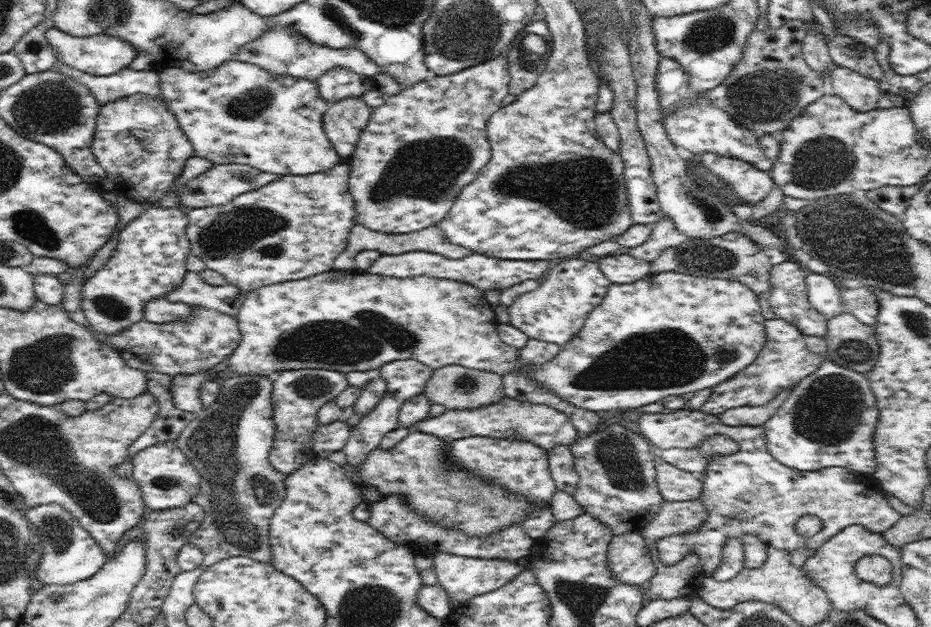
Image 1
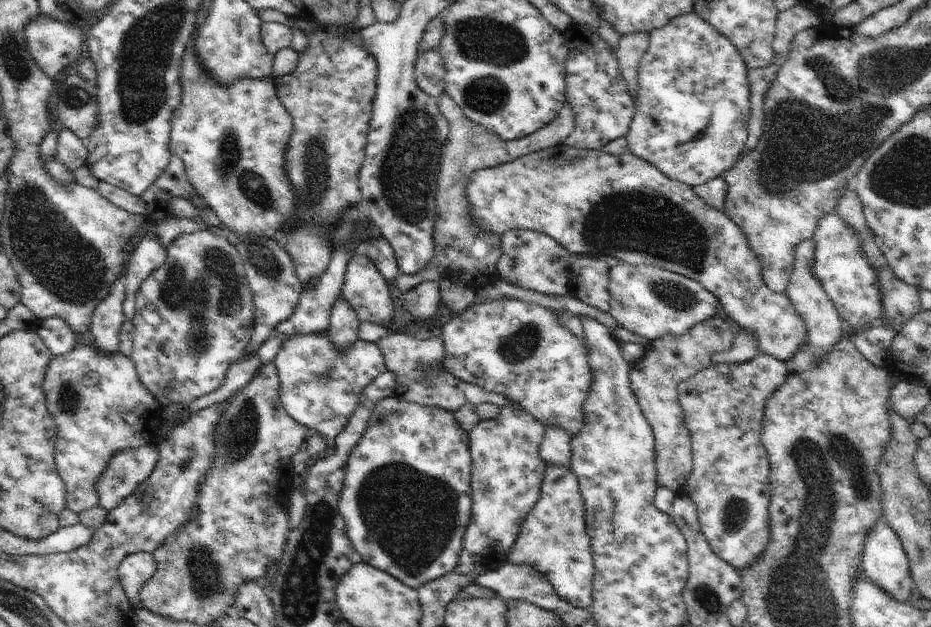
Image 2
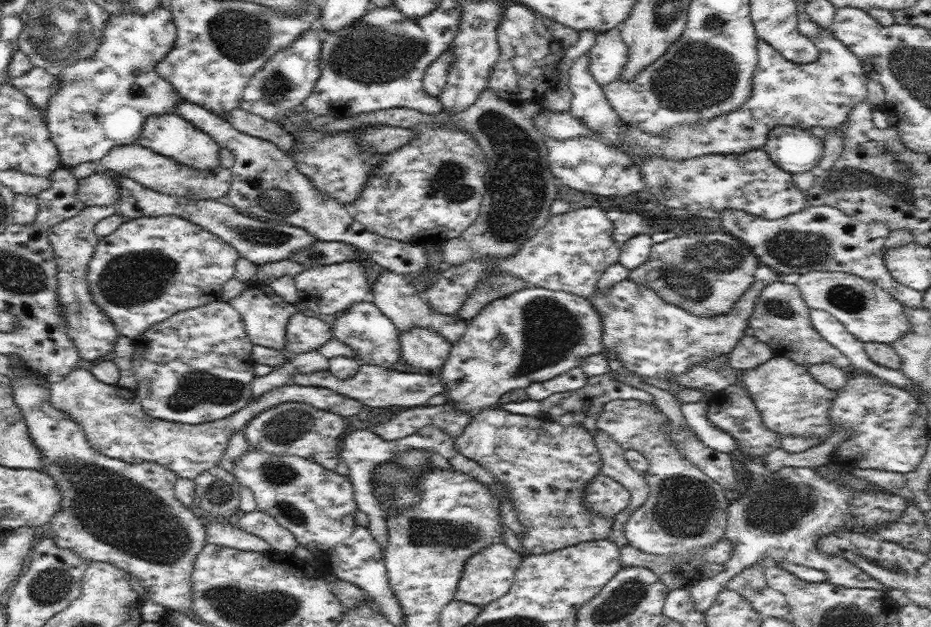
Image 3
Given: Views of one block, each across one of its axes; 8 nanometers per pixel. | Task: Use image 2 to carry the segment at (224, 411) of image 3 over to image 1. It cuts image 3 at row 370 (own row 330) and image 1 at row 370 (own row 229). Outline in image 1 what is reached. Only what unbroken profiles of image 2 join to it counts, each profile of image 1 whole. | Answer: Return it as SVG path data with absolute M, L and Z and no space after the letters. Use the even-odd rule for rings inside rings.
M207 370L196 374L176 374L172 377L172 400L177 409L196 413L203 409L200 398L200 385L208 381Z

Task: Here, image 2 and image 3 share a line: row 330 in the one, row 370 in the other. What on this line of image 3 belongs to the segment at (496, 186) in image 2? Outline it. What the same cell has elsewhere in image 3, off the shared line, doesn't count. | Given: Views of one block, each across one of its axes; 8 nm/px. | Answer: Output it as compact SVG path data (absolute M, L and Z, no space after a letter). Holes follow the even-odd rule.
M775 355L756 368L740 372L738 384L748 391L770 430L784 436L815 434L822 443L829 437L830 407L837 392L820 384L804 365Z

